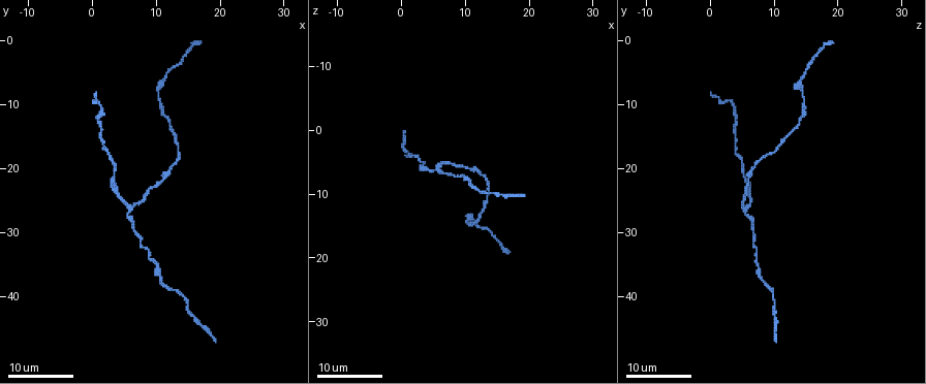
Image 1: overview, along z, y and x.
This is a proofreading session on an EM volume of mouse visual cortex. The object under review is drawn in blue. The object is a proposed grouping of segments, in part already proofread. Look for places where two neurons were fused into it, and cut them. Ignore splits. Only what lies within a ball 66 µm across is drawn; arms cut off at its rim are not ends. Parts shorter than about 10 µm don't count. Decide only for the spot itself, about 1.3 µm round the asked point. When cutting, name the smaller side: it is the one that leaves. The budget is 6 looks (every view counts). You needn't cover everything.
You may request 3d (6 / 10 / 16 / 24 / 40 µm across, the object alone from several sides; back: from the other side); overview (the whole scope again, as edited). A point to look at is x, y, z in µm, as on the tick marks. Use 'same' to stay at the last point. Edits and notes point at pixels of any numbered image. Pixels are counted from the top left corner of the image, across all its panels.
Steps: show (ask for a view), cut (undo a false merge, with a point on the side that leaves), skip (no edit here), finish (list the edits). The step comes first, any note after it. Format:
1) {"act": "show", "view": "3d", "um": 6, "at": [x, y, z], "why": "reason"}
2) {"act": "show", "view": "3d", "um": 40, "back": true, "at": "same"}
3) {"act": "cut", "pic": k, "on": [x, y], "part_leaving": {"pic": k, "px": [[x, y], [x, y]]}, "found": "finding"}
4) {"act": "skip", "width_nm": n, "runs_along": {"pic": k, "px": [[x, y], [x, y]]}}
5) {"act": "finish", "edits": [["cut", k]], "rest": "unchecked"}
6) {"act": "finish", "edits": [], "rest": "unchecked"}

{"act": "show", "view": "3d", "um": 24, "at": [10.0, 8.0, 14.5], "why": "calibre changes"}

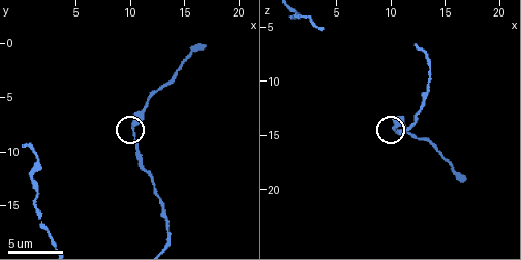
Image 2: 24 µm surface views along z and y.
{"act": "show", "view": "3d", "um": 6, "at": "same", "why": "closer look"}

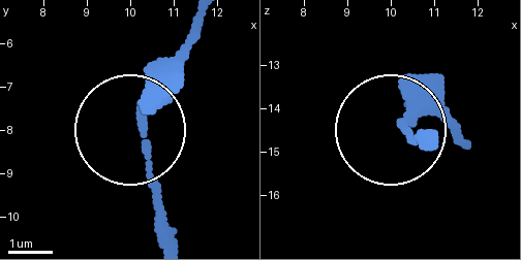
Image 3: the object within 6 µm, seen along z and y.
{"act": "skip", "runs_along": {"pic": 3, "px": [[439, 139], [395, 128], [447, 117]]}, "found": "one neuron here"}

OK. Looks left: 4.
{"act": "show", "view": "3d", "um": 16, "at": [10.0, 35.0, 7.5], "why": "calibre changes"}

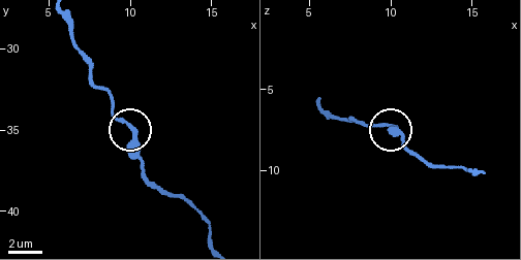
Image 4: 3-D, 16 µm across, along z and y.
{"act": "show", "view": "3d", "um": 10, "at": "same"}

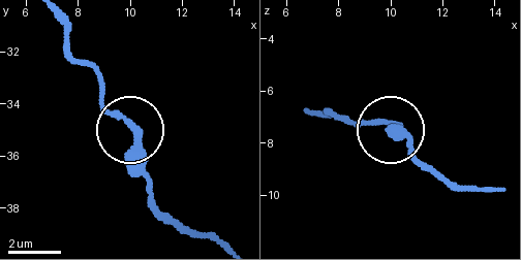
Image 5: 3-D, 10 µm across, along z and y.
{"act": "skip", "runs_along": {"pic": 5, "px": [[309, 110], [385, 124], [406, 144]]}, "found": "one neuron here"}

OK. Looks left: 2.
{"act": "show", "view": "3d", "um": 24, "at": [5.5, 26.5, 6.0], "why": "three-way junction"}

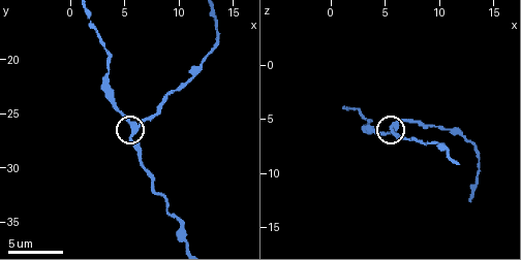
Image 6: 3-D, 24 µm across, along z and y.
{"act": "show", "view": "3d", "um": 6, "at": [6.0, 26.4, 5.8]}

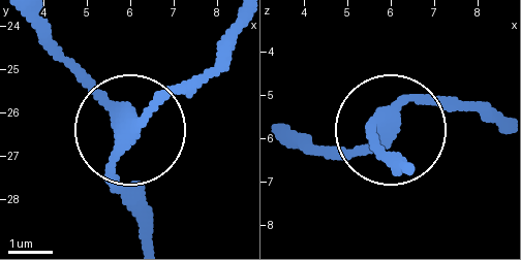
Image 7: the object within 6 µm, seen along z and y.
{"act": "skip", "width_nm": 310, "runs_along": {"pic": 7, "px": [[242, 34], [130, 126], [46, 49]]}, "found": "one neuron here"}

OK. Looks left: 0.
{"act": "finish", "edits": [], "rest": "unchecked"}

